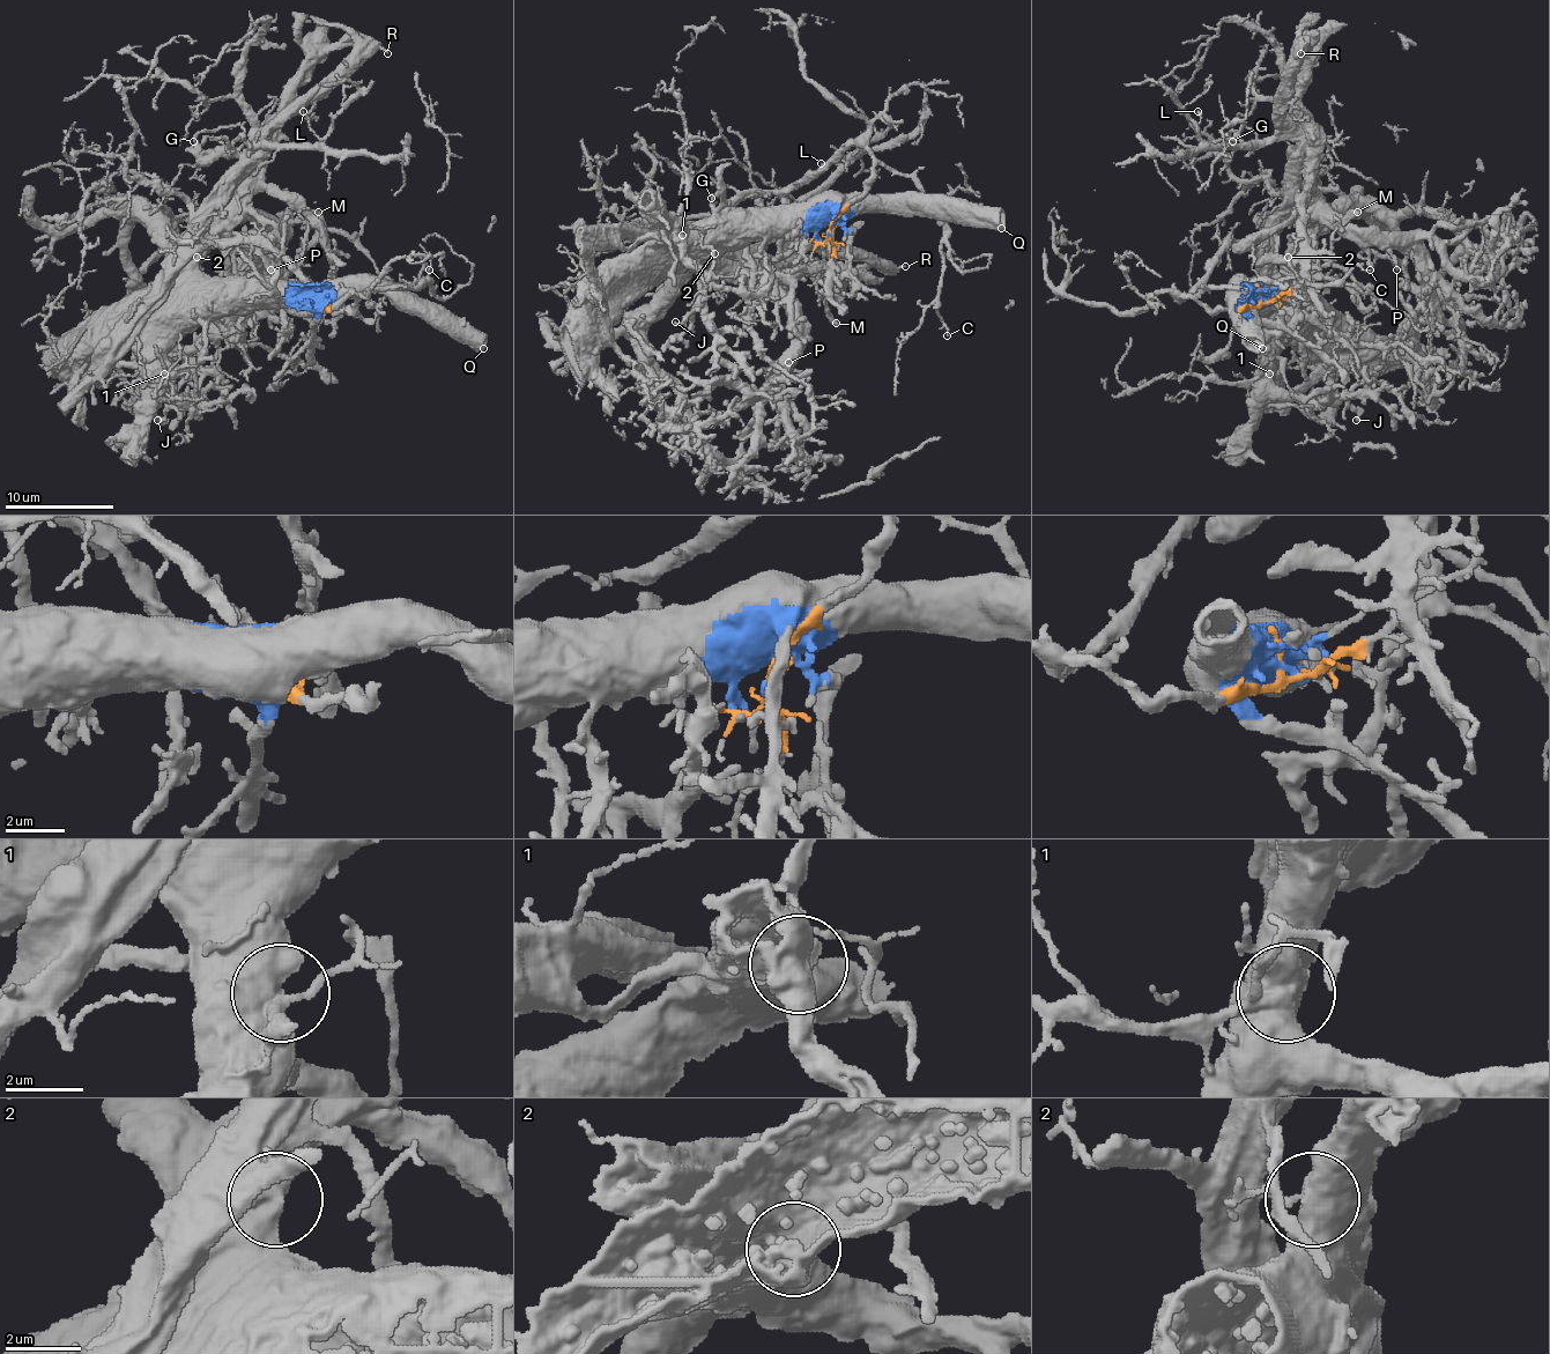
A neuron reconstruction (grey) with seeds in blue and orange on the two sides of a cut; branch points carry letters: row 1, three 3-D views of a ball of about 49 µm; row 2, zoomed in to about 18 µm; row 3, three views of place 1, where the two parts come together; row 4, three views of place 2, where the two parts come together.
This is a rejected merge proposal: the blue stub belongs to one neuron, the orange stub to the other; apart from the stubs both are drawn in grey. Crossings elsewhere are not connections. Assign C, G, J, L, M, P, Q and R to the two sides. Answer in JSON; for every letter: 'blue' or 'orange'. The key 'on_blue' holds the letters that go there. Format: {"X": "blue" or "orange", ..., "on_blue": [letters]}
{"C": "orange", "G": "orange", "J": "blue", "L": "orange", "M": "orange", "P": "blue", "Q": "blue", "R": "orange", "on_blue": ["J", "P", "Q"]}

